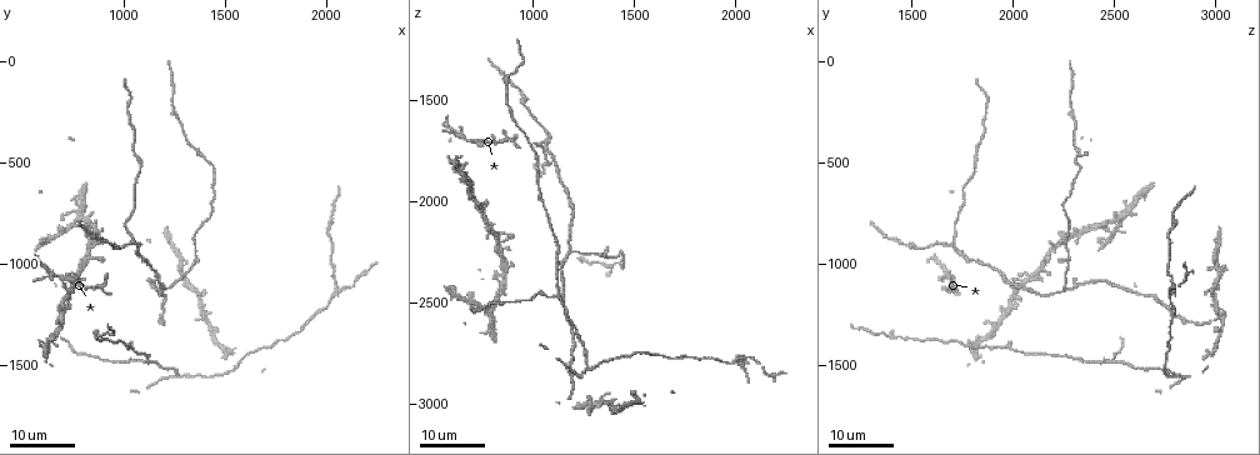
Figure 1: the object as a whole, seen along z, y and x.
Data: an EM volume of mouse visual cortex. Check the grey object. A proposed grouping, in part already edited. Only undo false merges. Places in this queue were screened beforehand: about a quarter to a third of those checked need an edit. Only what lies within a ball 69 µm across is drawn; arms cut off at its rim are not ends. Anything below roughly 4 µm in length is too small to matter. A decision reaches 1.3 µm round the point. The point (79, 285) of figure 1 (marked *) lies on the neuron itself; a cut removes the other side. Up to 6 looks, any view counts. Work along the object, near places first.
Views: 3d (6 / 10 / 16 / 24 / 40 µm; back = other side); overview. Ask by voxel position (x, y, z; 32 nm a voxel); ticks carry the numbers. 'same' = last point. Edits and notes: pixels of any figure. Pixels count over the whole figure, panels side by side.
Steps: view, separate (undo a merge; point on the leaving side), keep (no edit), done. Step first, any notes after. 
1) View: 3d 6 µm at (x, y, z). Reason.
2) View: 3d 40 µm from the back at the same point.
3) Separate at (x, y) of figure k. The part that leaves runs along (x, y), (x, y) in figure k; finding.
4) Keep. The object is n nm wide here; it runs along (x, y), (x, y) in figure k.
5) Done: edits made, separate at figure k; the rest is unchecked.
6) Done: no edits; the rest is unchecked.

View: 3d 24 µm at (1050, 900, 1710). Looks like a crossing.

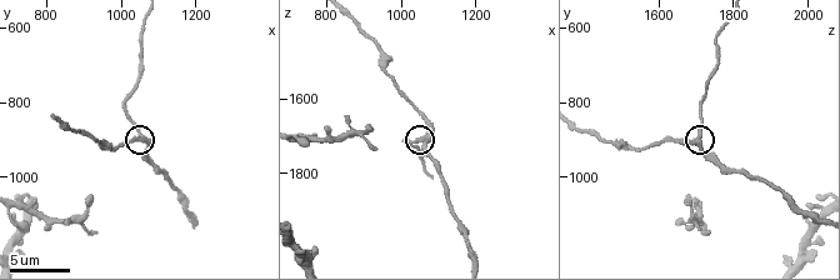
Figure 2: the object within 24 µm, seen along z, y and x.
View: 3d 6 µm at (1060, 900, 1700). Closer look.

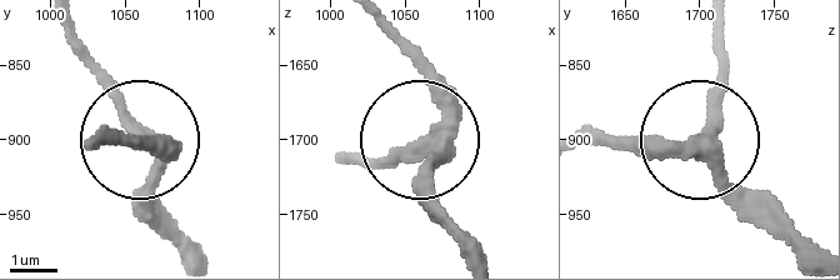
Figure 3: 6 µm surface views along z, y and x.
Keep. The side arm is 18 µm long; it runs along (813, 253), (705, 145), (601, 145) in figure 3; continuous, no second neuron.

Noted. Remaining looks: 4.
View: 3d 16 µm at (1130, 1470, 2460). Arms part here.

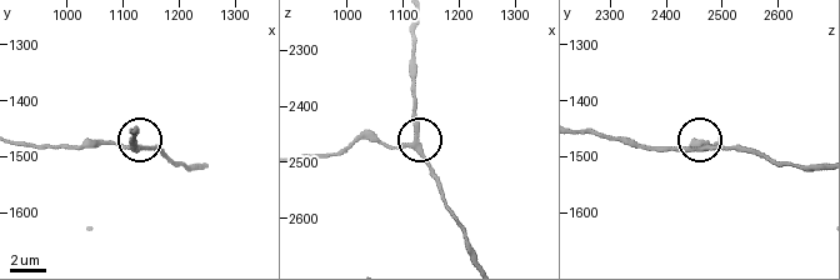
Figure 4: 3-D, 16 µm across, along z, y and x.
View: 3d 10 µm at (1120, 1485, 2470). Closer look.

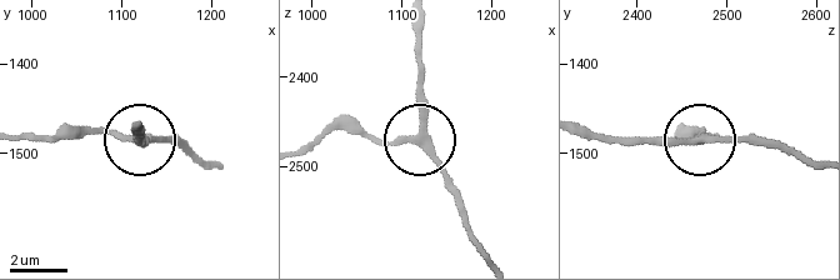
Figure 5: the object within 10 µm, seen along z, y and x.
Keep. The object is 230 nm wide here; it runs along (421, 26), (419, 139), (353, 134) in figure 5; all the same neuron.

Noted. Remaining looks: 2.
View: 3d 24 µm at (1140, 1100, 2320). A fork.

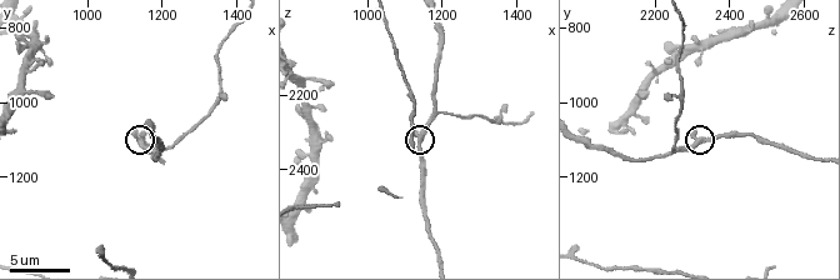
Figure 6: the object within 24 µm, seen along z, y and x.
View: 3d 10 µm at (1140, 1110, 2320).

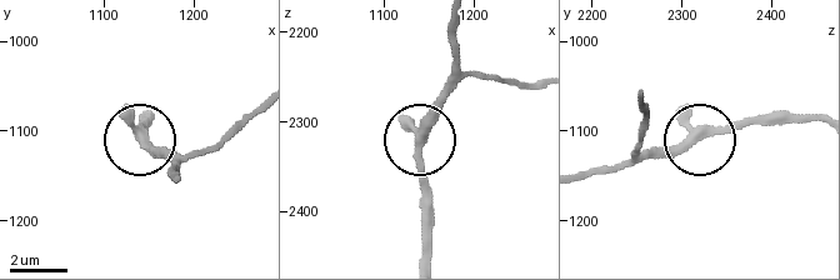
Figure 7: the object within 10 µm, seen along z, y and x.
Keep. The object is 280 nm wide here; all the same neuron.

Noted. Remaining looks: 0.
Done: no edits; the rest is unchecked.

